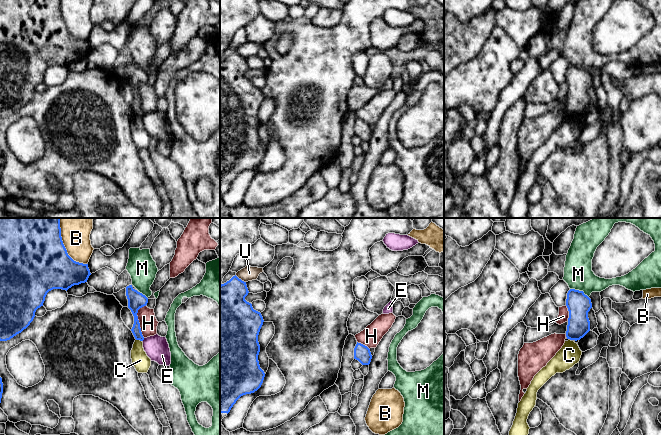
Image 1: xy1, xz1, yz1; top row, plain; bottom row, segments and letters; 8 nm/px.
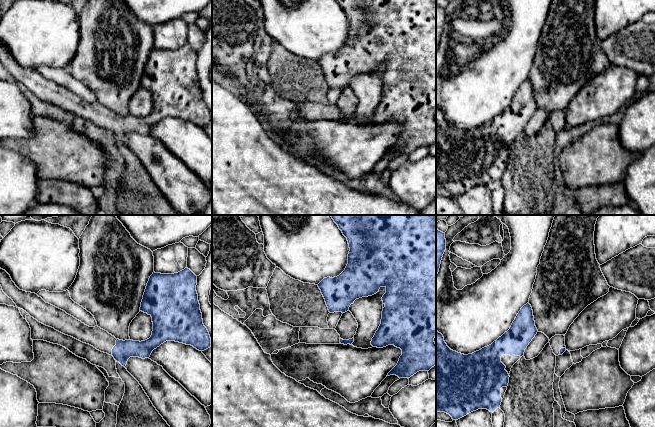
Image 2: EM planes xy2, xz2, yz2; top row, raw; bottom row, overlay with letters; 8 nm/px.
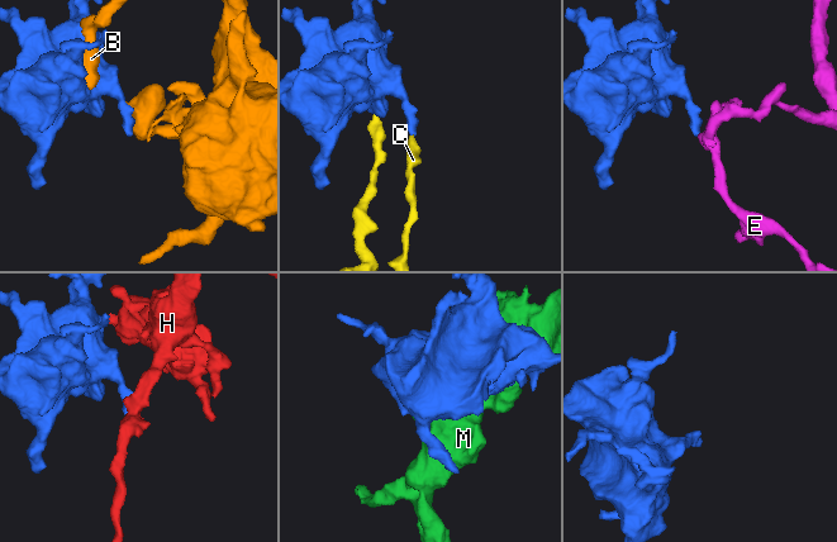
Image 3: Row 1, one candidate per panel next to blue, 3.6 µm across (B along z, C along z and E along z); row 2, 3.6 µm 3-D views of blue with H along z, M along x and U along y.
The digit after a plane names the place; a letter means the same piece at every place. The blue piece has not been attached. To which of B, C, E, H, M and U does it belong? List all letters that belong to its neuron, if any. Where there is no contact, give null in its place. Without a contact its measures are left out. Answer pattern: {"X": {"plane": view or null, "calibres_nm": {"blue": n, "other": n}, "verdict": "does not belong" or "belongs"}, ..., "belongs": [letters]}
{"B": {"plane": "xy1", "calibres_nm": {"blue": 500, "other": 220}, "verdict": "does not belong"}, "C": {"plane": "xy1", "calibres_nm": {"blue": 80, "other": 140}, "verdict": "does not belong"}, "E": {"plane": "xy1", "calibres_nm": {"blue": 80, "other": 190}, "verdict": "does not belong"}, "H": {"plane": "xy1", "calibres_nm": {"blue": 140, "other": 140}, "verdict": "does not belong"}, "M": {"plane": "yz1", "calibres_nm": {"blue": 190, "other": 240}, "verdict": "does not belong"}, "U": {"plane": "xz1", "calibres_nm": {"blue": 340, "other": 120}, "verdict": "does not belong"}, "belongs": []}

